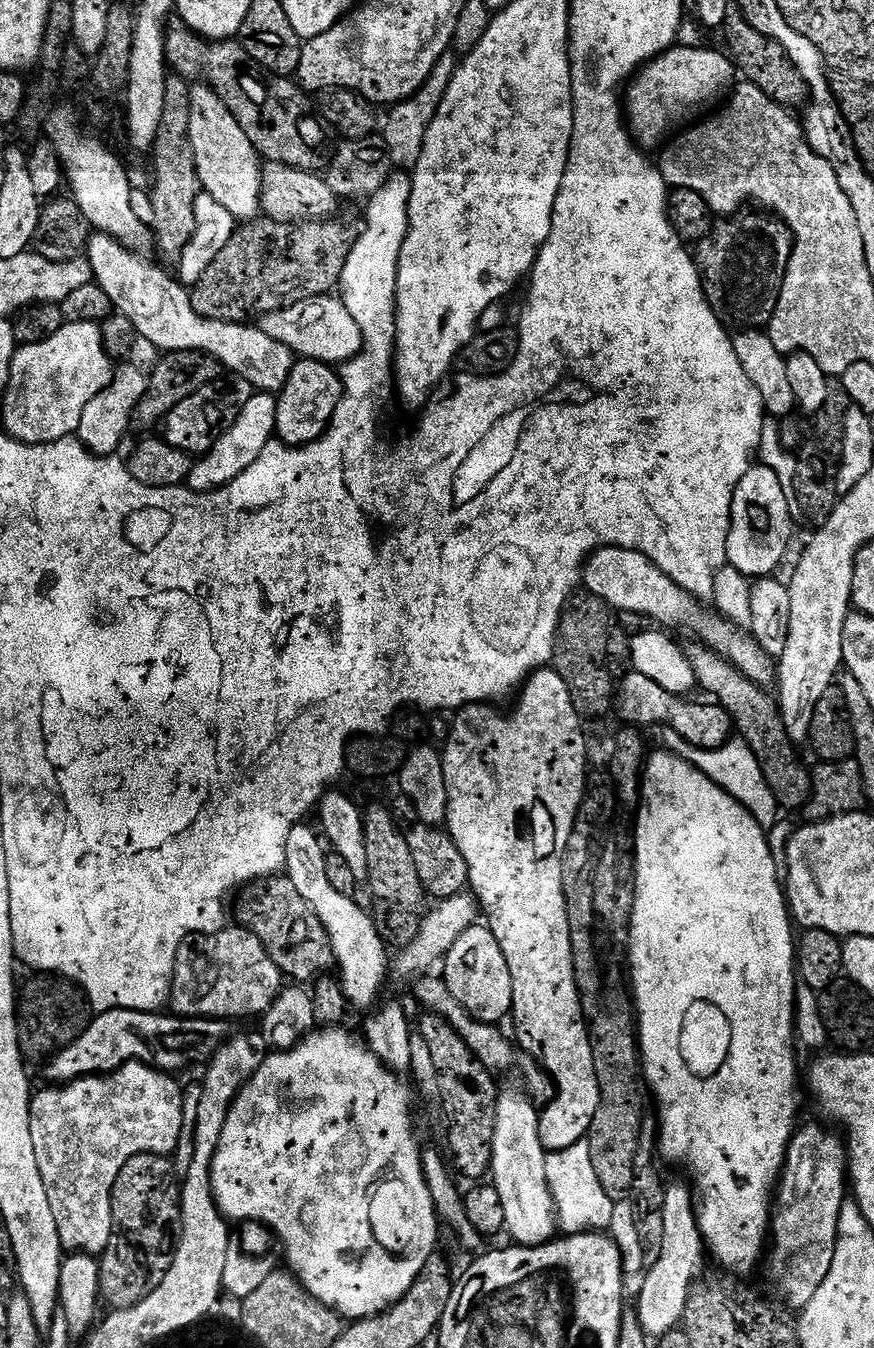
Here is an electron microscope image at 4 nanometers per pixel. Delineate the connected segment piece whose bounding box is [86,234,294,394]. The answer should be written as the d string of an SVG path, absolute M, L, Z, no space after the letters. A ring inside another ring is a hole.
M103 234L93 235L88 242L86 258L92 267L94 283L102 290L106 290L106 298L110 298L113 309L130 318L130 322L134 322L136 327L137 337L141 341L149 340L154 347L160 348L161 353L182 350L205 352L219 362L221 369L246 378L246 382L250 382L253 389L261 392L279 393L284 387L286 378L290 378L290 370L294 363L294 353L291 348L282 346L282 342L270 338L270 334L263 332L260 327L252 325L251 328L251 323L207 320L205 316L199 316L192 308L189 289L181 284L175 275L167 276L162 269L146 261L148 259L143 255L132 252L129 248L123 248L114 237Z

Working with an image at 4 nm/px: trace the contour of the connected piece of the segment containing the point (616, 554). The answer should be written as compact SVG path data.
M598 548L589 555L582 569L582 584L591 596L602 598L617 613L633 612L647 616L649 620L665 629L685 628L693 632L695 639L705 644L712 652L727 660L750 682L761 686L775 681L778 668L773 657L762 650L757 640L753 640L745 629L739 628L715 611L707 612L705 605L691 596L682 586L678 586L646 554L625 548Z

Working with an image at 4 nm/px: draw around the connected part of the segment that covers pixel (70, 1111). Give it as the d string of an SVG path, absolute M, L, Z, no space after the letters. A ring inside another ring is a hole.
M133 1062L123 1064L121 1068L107 1074L94 1076L82 1076L79 1080L70 1080L59 1086L48 1086L45 1092L37 1091L32 1098L30 1106L30 1134L34 1138L34 1154L38 1154L38 1162L42 1170L42 1182L46 1182L46 1190L50 1198L50 1210L54 1210L58 1222L58 1234L60 1243L65 1249L73 1253L88 1253L92 1257L99 1257L106 1250L112 1233L112 1190L118 1178L118 1174L130 1160L130 1158L143 1152L155 1152L157 1154L172 1154L172 1151L180 1144L180 1135L184 1132L184 1092L175 1084L169 1073L161 1072L159 1068L153 1068L150 1064Z

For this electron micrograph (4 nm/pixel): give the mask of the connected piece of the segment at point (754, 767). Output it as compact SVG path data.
M669 735L667 737L667 747L682 759L688 760L695 764L696 769L702 774L709 776L714 783L722 786L722 790L726 790L738 803L744 808L750 810L750 814L755 820L766 830L772 830L776 824L776 812L778 813L778 805L774 794L768 789L766 778L762 774L762 766L758 762L758 758L754 758L754 754L750 750L750 746L745 744L739 738L733 738L728 743L723 744L721 748L695 748L692 744L687 744L680 736Z

